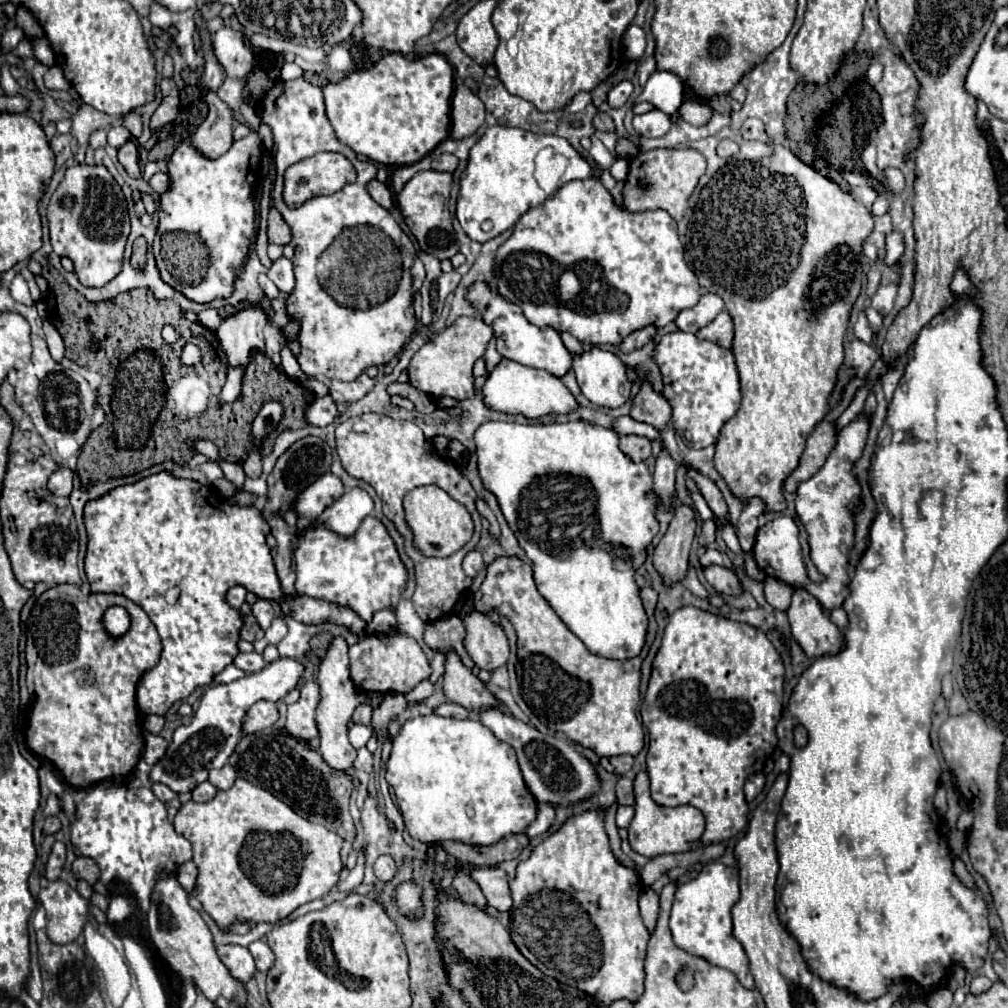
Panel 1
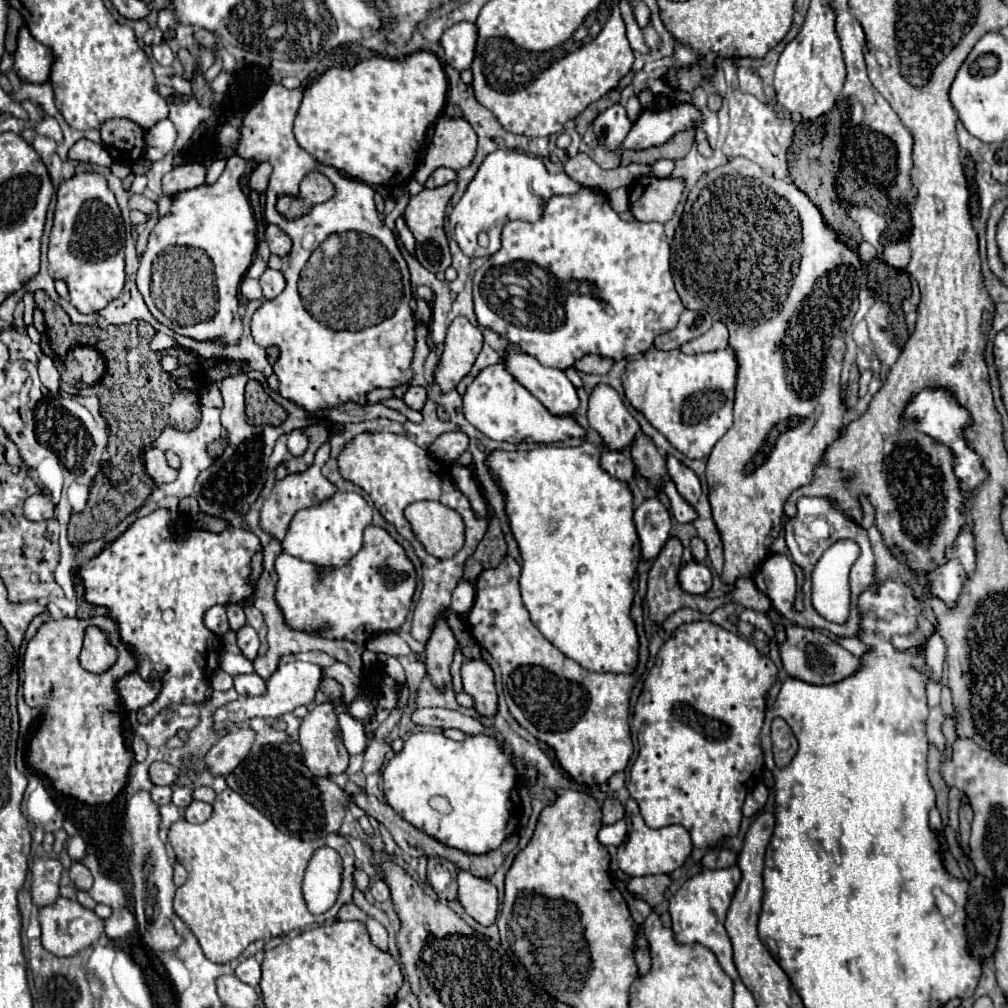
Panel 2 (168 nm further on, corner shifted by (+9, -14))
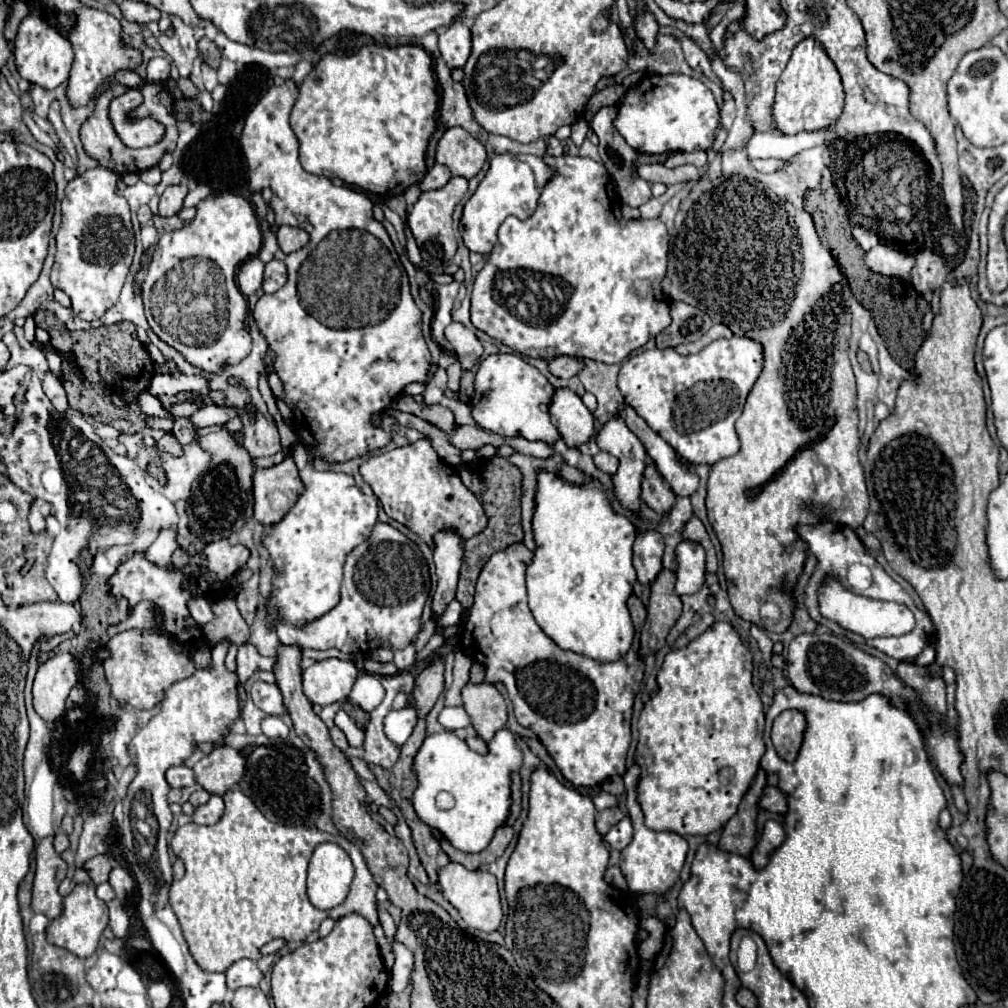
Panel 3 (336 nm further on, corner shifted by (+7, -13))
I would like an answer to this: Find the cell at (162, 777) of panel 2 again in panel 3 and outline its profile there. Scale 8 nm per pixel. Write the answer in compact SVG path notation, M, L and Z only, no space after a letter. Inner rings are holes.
M185 764L181 766L173 766L167 770L167 784L171 788L185 788L185 786L191 786L195 782L195 776L193 776L193 770Z

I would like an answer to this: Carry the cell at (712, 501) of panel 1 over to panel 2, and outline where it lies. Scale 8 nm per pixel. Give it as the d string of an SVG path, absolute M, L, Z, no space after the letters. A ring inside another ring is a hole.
M665 455L665 463L667 463L667 473L669 473L671 481L675 483L679 495L689 505L695 505L701 497L701 485L699 485L697 475L689 467L685 467L679 459L675 459L673 455Z

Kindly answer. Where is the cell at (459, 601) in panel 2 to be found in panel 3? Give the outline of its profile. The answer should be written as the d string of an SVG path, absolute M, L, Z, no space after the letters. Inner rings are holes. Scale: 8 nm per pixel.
M453 600L447 606L447 610L445 610L443 618L441 618L441 624L443 626L455 626L455 624L461 622L461 616L463 616L463 604L459 600Z

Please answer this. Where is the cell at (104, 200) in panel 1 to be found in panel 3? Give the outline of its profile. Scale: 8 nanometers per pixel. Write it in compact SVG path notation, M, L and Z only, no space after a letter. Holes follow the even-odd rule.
M97 166L75 176L61 202L61 228L57 232L57 254L51 270L51 284L71 298L71 308L81 320L101 318L121 294L133 262L135 238L129 218L129 204L117 192L119 174Z

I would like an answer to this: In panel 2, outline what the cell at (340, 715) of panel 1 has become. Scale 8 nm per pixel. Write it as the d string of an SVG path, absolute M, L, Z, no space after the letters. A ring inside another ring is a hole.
M323 703L317 705L303 721L301 721L301 731L299 731L299 743L303 749L303 759L307 769L317 775L317 777L327 777L335 773L343 773L349 765L349 753L341 741L341 729L337 725L337 717L333 711L333 703Z

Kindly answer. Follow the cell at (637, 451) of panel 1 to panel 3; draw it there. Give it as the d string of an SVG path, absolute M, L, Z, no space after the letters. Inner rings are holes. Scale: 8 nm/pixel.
M599 452L599 454L595 454L593 460L595 460L595 466L597 466L599 470L607 472L607 474L615 474L615 470L619 468L619 460L617 460L615 456L607 454L607 452Z

